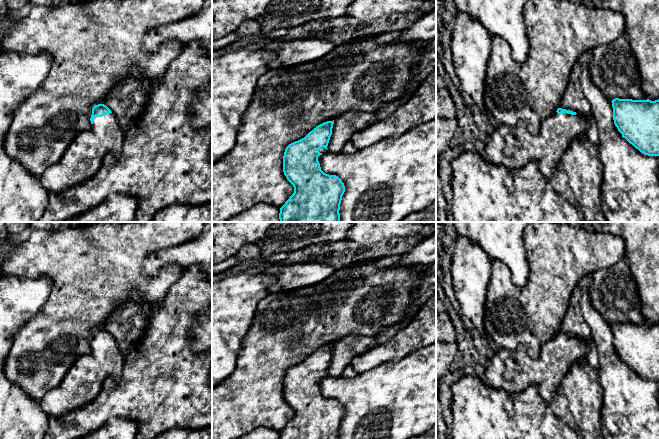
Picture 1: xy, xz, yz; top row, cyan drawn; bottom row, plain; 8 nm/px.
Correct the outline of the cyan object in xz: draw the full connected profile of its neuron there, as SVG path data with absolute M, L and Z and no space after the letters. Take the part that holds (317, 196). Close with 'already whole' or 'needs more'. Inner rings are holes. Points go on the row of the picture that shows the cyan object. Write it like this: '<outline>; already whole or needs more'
M334 120L316 126L304 138L289 144L283 156L283 172L287 180L293 185L294 193L280 208L280 222L340 222L340 204L345 192L342 180L336 175L329 175L321 170L318 157L329 152L327 146L332 135Z; needs more

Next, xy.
M104 104L93 106L90 121L91 128L80 132L68 146L60 160L46 169L39 177L40 184L47 192L61 192L82 184L98 172L104 157L108 153L113 156L121 154L125 141L125 132L111 110Z; needs more

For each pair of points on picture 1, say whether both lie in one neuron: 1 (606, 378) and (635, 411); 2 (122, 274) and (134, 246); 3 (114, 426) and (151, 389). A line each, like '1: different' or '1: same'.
1: same
2: same
3: different

